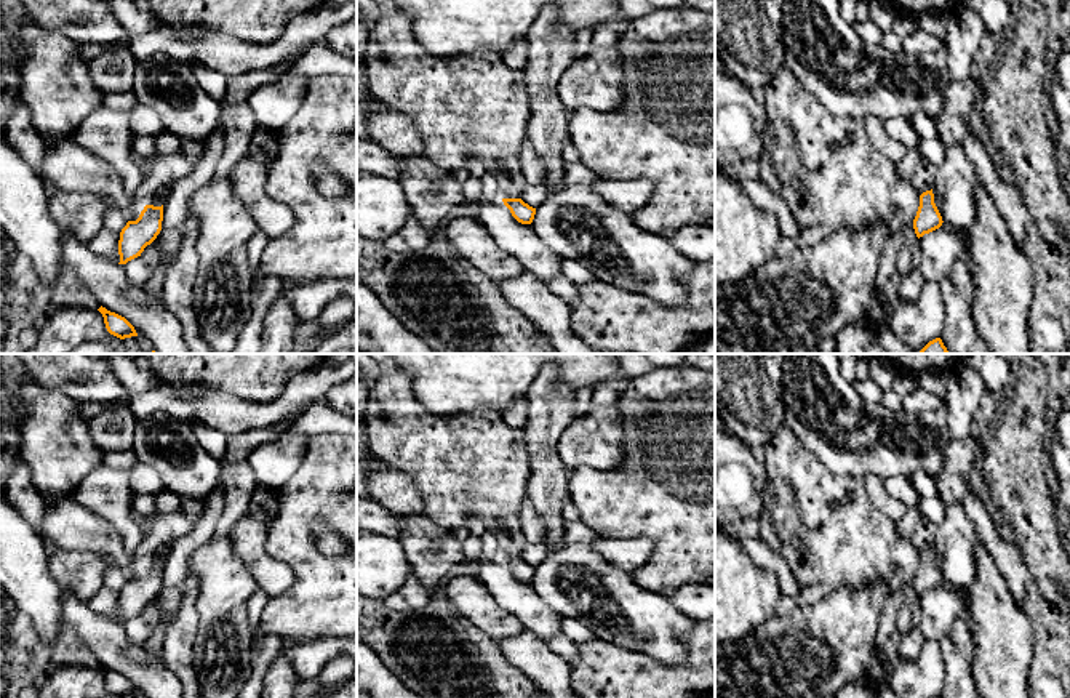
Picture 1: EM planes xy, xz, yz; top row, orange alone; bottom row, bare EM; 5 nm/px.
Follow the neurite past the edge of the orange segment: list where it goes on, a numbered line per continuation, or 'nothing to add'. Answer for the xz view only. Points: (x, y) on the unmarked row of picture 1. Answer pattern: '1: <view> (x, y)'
nothing to add

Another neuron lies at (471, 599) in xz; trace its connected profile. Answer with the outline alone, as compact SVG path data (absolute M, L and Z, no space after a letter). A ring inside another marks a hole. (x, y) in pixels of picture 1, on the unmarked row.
M456 576L445 583L446 597L459 616L481 629L493 647L525 631L525 626L475 576Z

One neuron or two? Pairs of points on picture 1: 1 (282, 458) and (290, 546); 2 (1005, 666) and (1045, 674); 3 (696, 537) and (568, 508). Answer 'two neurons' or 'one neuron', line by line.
1: two neurons
2: two neurons
3: two neurons

